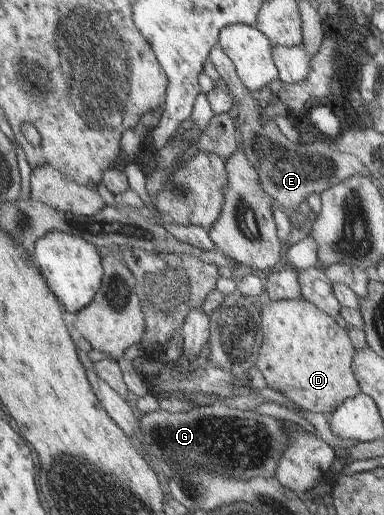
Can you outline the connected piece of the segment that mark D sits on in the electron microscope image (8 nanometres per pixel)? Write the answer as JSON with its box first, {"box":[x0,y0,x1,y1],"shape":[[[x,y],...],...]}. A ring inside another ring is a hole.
{"box":[255,297,360,416],"shape":[[[302,297],[292,300],[268,300],[267,305],[258,309],[262,334],[255,368],[262,375],[268,388],[283,394],[299,409],[313,414],[321,413],[323,416],[329,415],[342,406],[344,401],[360,393],[355,386],[355,380],[358,378],[354,374],[353,346],[347,334],[325,312],[321,312],[309,300]]]}

